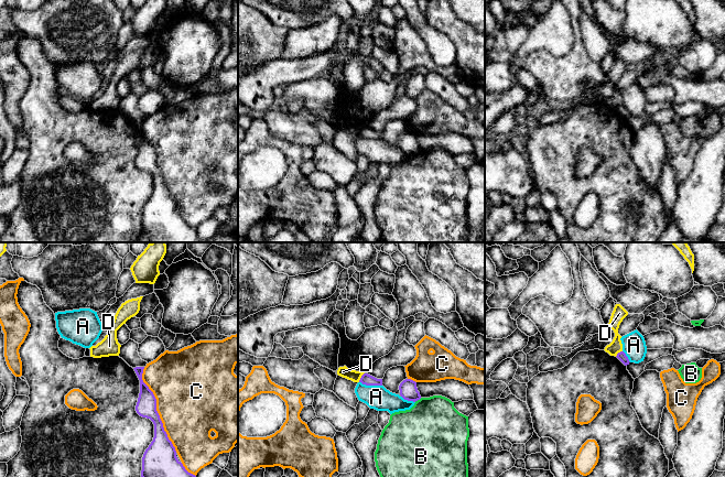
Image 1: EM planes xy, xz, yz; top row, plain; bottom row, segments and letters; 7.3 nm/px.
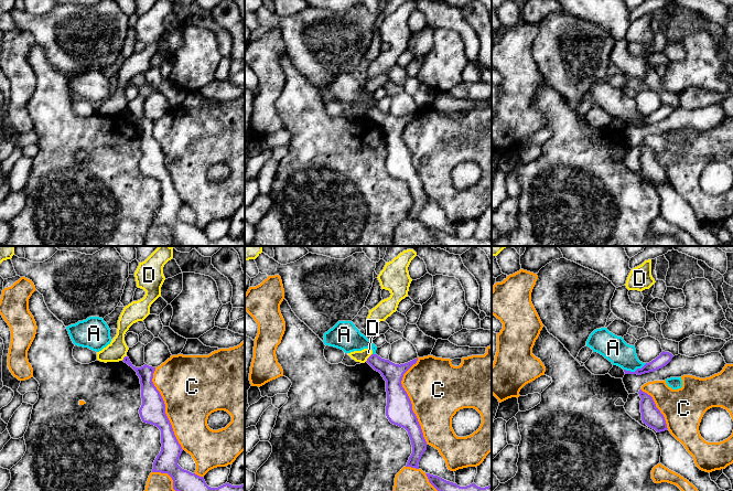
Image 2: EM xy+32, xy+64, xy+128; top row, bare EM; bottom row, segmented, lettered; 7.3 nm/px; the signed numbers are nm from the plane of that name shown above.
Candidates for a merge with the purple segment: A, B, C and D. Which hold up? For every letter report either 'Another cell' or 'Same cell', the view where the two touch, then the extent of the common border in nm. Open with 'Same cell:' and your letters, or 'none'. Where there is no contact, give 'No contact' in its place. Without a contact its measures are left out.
Same cell: none
A: Another cell. Touches purple in xz. Shared border 170 nm
B: Another cell. Touches purple in xz. Shared border 60 nm
C: Another cell. Touches purple in xy. Shared border 650 nm
D: Another cell. Touches purple in xz. Shared border 80 nm

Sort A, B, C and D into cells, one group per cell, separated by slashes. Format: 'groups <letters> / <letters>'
groups A / B / C / D

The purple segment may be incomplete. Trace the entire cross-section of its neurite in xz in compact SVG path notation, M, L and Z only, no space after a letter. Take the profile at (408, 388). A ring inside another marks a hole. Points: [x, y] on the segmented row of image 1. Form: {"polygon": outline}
{"polygon": "M411 379L403 380L400 386L400 395L408 401L418 401L421 399L420 392L416 388L416 382Z"}

